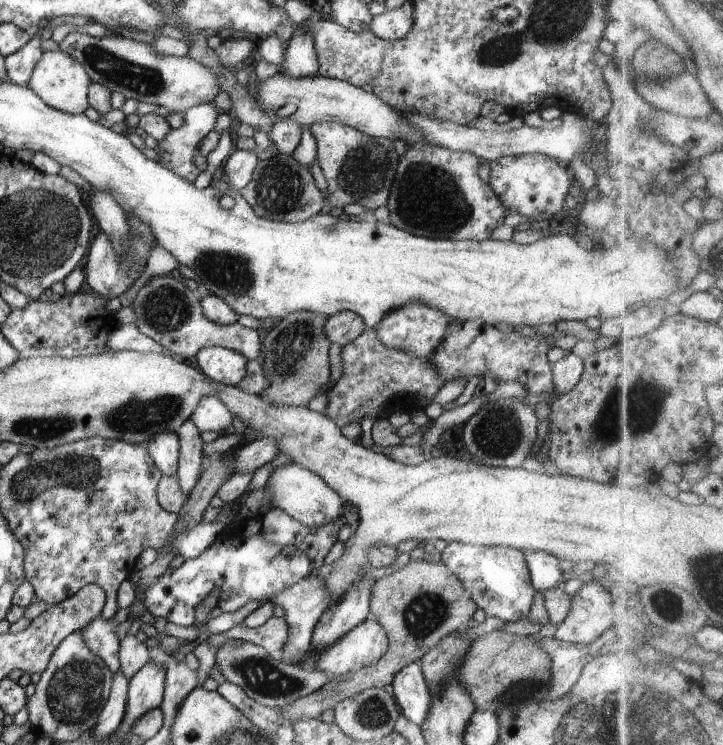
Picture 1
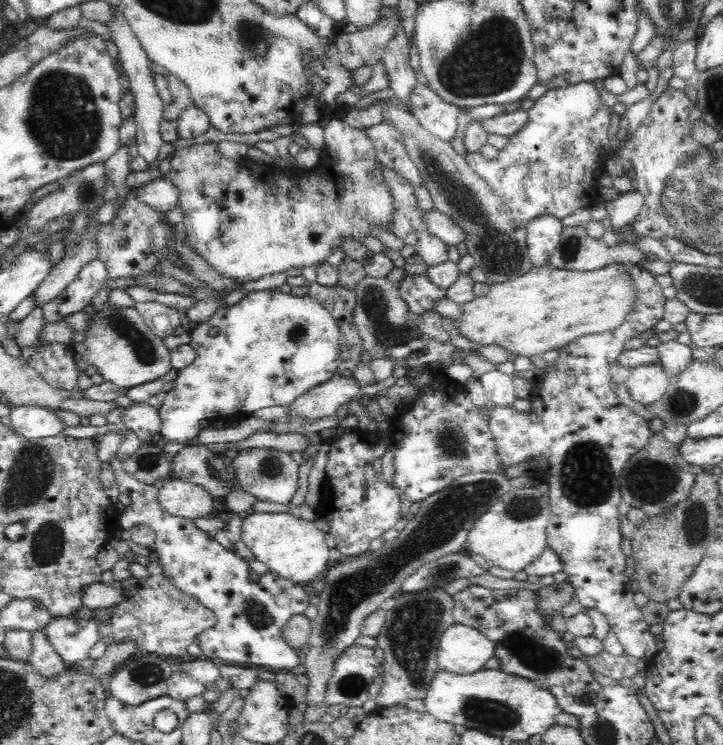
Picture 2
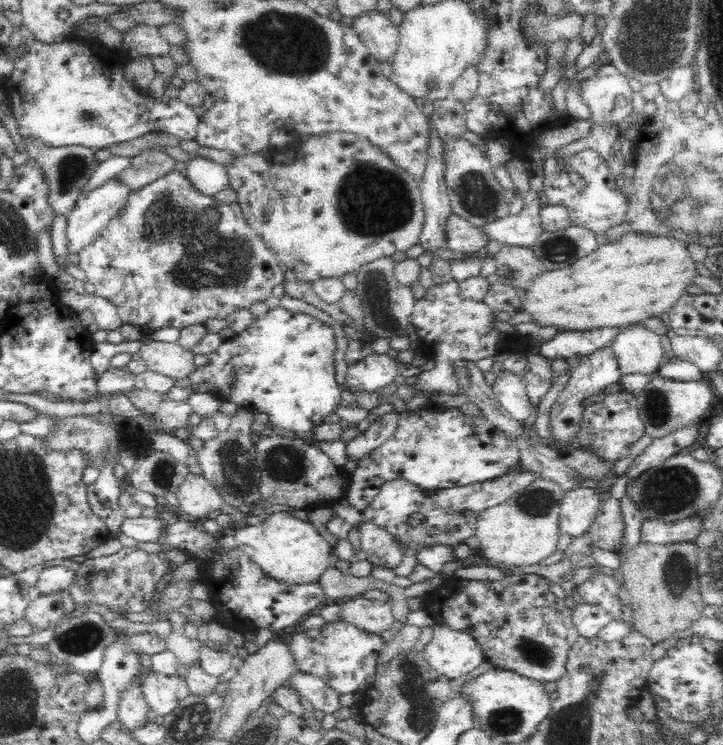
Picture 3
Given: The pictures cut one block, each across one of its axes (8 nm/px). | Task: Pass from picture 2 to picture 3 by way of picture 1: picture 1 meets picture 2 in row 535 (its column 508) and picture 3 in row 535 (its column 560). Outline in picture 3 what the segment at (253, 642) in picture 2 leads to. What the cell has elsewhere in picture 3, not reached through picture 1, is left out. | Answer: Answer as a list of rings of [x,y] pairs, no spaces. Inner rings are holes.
[[[158,505],[156,511],[158,519],[164,523],[161,539],[164,549],[179,549],[186,556],[193,558],[199,565],[198,581],[210,590],[209,602],[215,607],[216,616],[204,623],[216,621],[228,629],[232,628],[243,634],[248,631],[257,633],[262,629],[269,629],[276,634],[293,626],[328,600],[318,581],[292,585],[278,582],[264,574],[260,566],[246,557],[239,547],[232,551],[218,547],[217,539],[204,531],[203,520],[187,518],[170,506]]]

